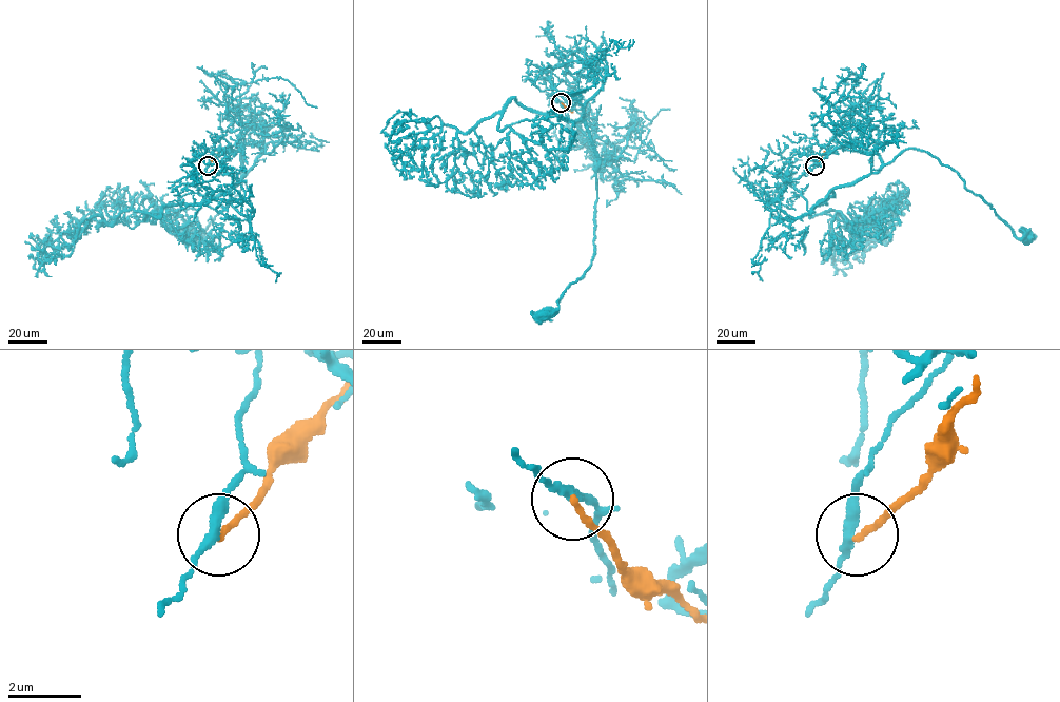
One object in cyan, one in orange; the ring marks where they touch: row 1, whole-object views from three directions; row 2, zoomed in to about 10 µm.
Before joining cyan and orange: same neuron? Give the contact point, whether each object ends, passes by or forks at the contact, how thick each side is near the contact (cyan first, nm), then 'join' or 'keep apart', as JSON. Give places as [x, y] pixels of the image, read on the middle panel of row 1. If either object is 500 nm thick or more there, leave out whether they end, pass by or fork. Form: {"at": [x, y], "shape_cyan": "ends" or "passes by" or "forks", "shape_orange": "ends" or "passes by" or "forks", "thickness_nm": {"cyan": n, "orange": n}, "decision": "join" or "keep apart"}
{"at": [561, 102], "shape_cyan": "passes by", "shape_orange": "ends", "thickness_nm": {"cyan": 280, "orange": 170}, "decision": "keep apart"}

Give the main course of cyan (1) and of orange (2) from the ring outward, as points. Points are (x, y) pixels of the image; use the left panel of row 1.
1: (208, 166), (214, 151), (229, 148), (241, 152), (242, 163), (243, 148), (241, 189), (204, 238), (189, 240)
2: (208, 166), (219, 151)

